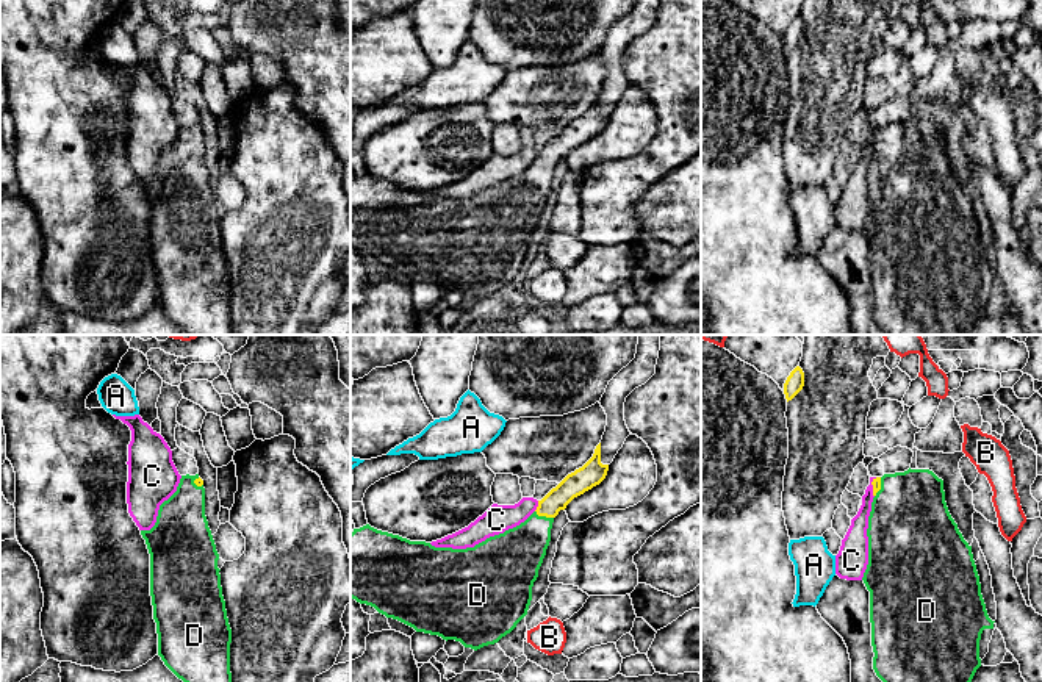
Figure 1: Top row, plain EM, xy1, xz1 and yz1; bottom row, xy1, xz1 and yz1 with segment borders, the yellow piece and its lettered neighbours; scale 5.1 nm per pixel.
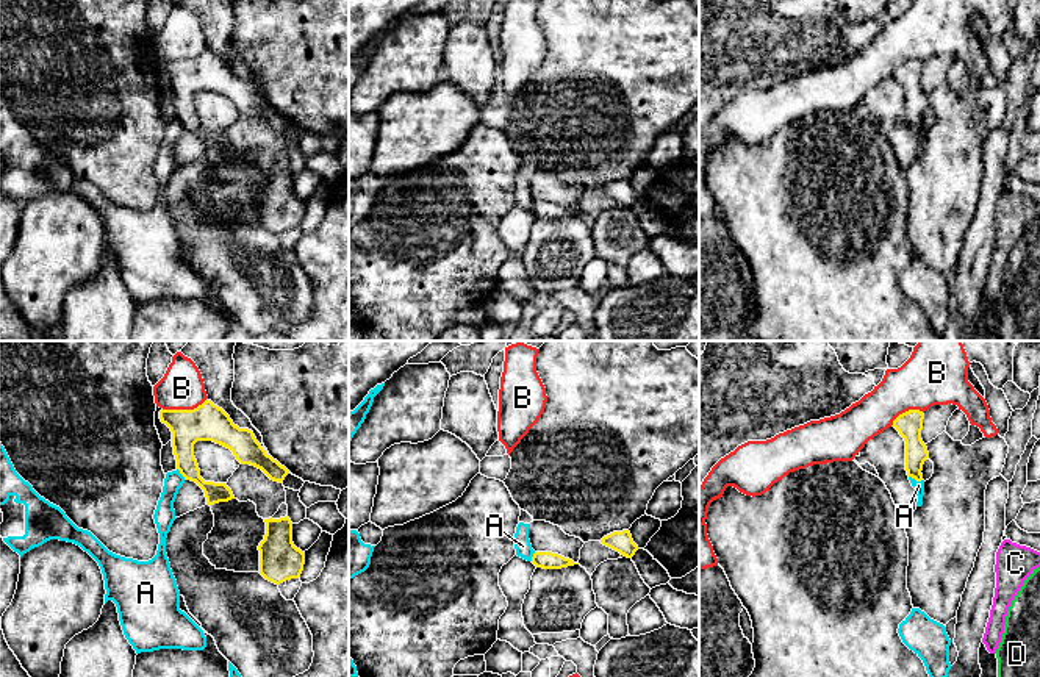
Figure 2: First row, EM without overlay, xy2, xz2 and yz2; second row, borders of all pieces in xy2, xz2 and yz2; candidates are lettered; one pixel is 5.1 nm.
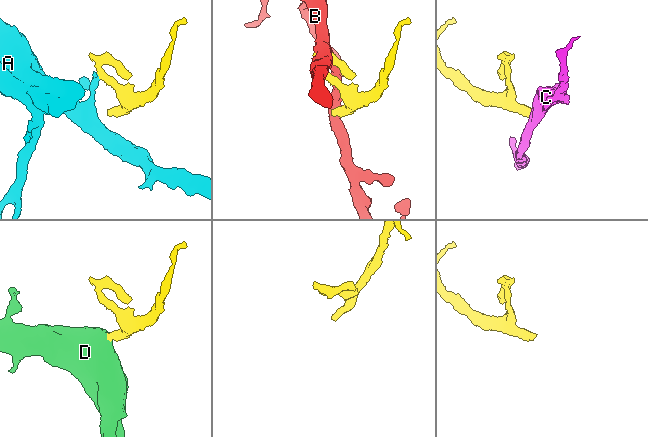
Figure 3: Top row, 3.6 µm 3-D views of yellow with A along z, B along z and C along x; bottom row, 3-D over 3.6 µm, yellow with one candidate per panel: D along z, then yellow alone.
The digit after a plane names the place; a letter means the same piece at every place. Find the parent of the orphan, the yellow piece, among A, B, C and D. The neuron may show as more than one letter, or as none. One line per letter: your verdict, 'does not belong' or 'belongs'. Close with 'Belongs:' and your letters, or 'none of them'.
A: does not belong
B: does not belong
C: does not belong
D: belongs
Belongs: D

